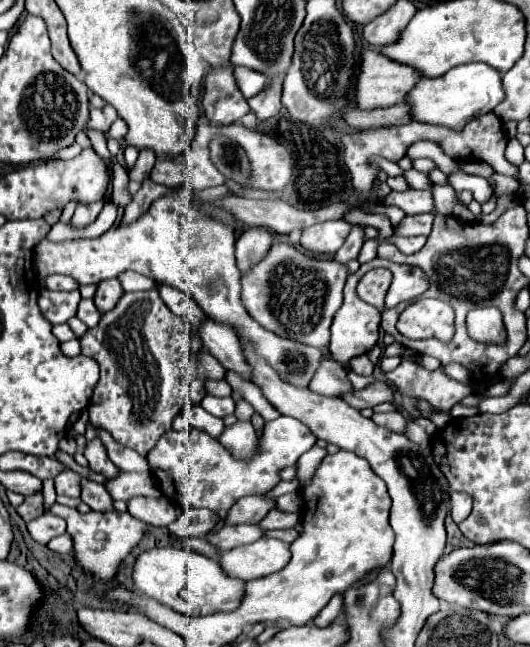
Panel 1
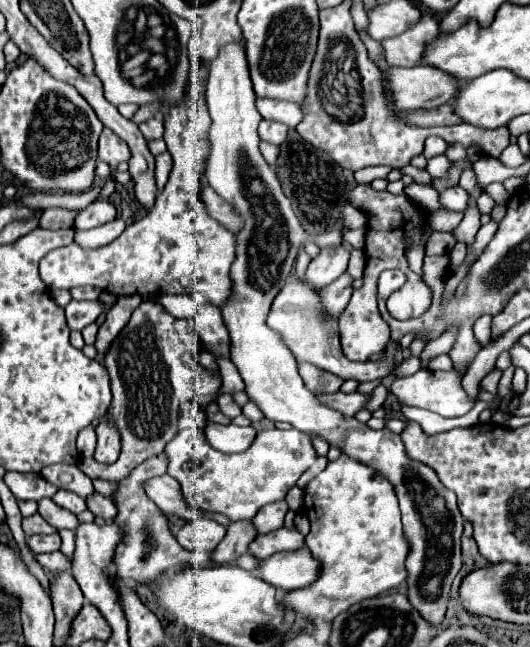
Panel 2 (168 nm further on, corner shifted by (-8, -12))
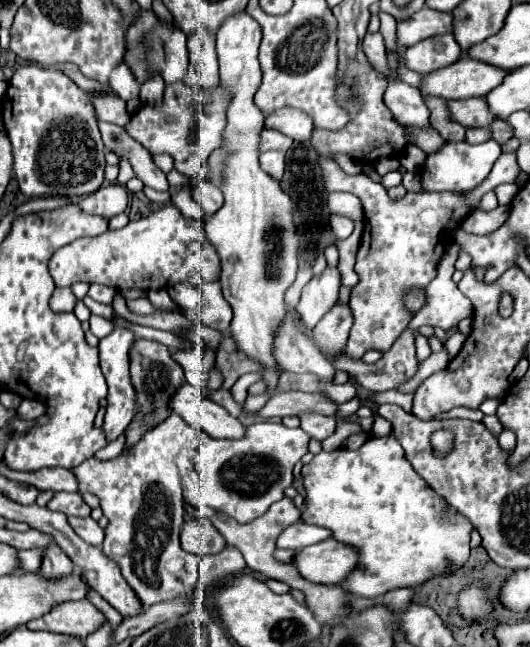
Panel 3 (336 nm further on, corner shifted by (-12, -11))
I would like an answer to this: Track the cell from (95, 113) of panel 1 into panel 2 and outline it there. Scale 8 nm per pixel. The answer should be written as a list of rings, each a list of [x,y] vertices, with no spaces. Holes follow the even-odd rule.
[[[104,128],[102,134],[100,134],[98,158],[104,160],[106,164],[110,164],[112,168],[116,168],[120,162],[130,160],[130,150],[128,150],[126,142],[120,136],[116,136],[110,128]]]

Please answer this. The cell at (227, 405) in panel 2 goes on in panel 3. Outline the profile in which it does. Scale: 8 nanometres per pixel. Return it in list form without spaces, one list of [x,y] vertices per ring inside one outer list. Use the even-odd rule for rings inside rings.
[[[246,373],[246,375],[242,375],[242,377],[234,383],[234,387],[232,387],[232,397],[236,399],[236,403],[244,405],[244,401],[246,401],[246,389],[248,389],[252,383],[256,383],[258,379],[260,379],[260,373]]]

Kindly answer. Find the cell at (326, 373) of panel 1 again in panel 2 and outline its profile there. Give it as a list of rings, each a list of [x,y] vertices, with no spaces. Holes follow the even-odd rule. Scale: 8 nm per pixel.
[[[298,362],[298,374],[302,376],[306,388],[312,394],[332,394],[332,392],[338,392],[342,386],[342,378],[326,370],[320,370],[308,362]]]

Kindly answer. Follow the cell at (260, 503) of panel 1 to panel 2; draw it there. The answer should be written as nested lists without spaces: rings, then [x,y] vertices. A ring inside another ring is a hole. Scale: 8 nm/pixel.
[[[232,522],[226,530],[226,536],[210,554],[210,562],[214,564],[234,564],[238,556],[248,550],[248,544],[256,538],[256,530],[250,522]]]

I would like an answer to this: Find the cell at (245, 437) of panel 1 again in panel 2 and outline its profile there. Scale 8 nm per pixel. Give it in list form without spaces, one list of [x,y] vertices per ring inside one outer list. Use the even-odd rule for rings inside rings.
[[[206,420],[206,438],[212,444],[212,448],[220,452],[244,452],[252,440],[256,438],[256,430],[252,426],[236,426],[236,424],[216,424]]]

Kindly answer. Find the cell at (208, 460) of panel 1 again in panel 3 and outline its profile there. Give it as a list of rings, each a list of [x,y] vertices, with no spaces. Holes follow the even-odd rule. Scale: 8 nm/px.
[[[262,421],[246,429],[246,437],[240,441],[214,439],[204,431],[190,443],[190,453],[184,449],[178,455],[178,469],[182,479],[184,499],[194,503],[194,485],[198,501],[206,507],[222,511],[240,523],[264,515],[268,507],[284,497],[284,489],[292,485],[294,465],[308,453],[310,437],[298,427],[288,429],[282,423]],[[190,457],[190,465],[188,465]],[[196,473],[196,483],[194,483]]]

